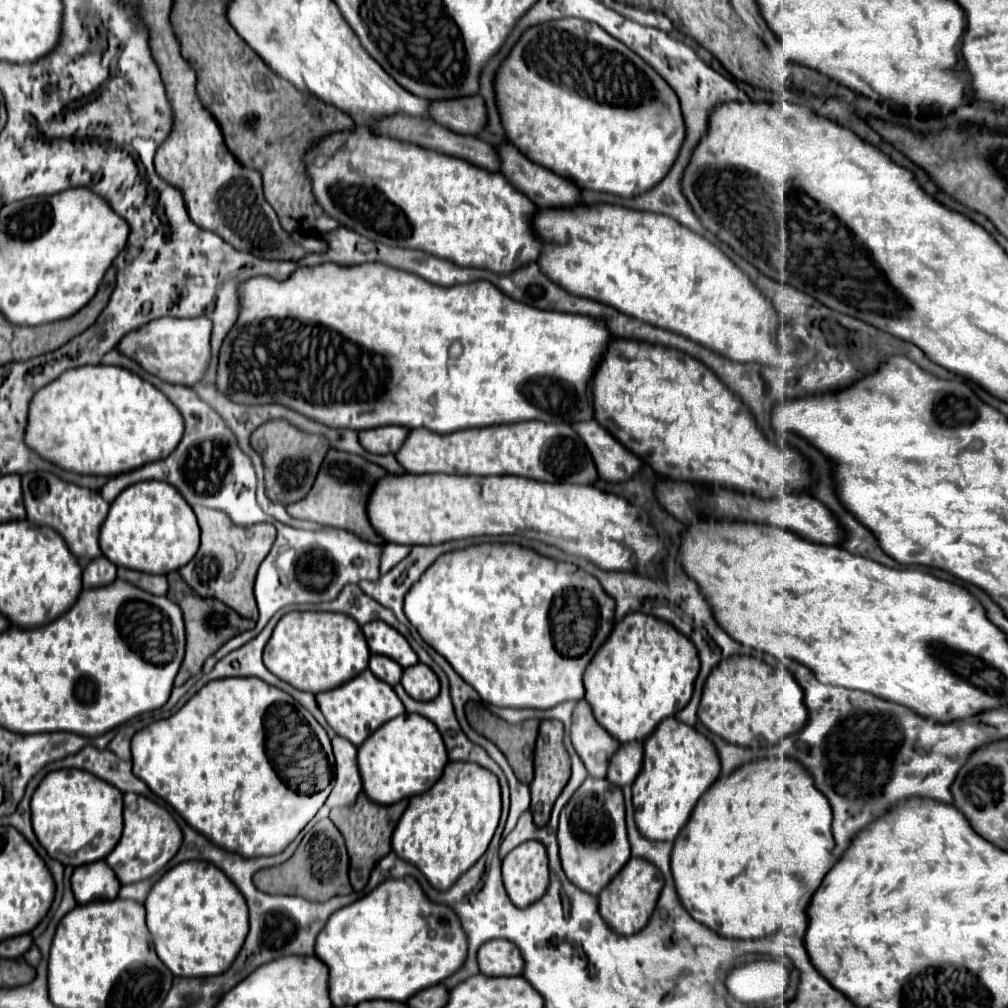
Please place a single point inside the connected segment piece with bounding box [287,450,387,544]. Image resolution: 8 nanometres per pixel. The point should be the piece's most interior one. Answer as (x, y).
(338, 497)

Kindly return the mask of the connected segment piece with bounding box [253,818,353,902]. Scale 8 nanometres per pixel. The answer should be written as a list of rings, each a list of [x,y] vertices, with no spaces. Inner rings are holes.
[[[325,818],[325,820],[319,820],[303,836],[295,854],[287,862],[273,866],[273,868],[259,870],[253,878],[253,882],[259,890],[263,890],[267,894],[291,894],[291,896],[295,894],[295,896],[301,896],[305,900],[325,902],[333,896],[353,892],[347,872],[349,872],[349,856],[345,850],[343,836],[337,830],[337,826],[329,818]],[[269,870],[275,870],[275,878],[269,878]]]

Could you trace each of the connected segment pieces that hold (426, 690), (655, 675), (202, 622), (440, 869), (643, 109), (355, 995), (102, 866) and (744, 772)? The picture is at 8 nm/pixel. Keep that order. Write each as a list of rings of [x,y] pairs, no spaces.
[[[421,662],[403,670],[401,684],[411,698],[421,702],[429,702],[431,698],[435,698],[435,694],[439,694],[439,680],[435,672]]]
[[[631,612],[613,626],[609,638],[603,642],[603,646],[597,650],[595,658],[587,666],[587,672],[583,674],[585,700],[591,704],[597,722],[619,742],[645,740],[663,718],[675,716],[679,710],[683,710],[683,706],[691,698],[697,674],[699,674],[697,648],[687,636],[683,636],[665,620],[659,620],[643,612]]]
[[[171,572],[167,574],[167,580],[169,580],[169,592],[167,596],[177,602],[185,614],[185,628],[187,628],[187,652],[185,652],[185,660],[183,660],[183,666],[175,678],[175,686],[183,686],[191,676],[195,676],[203,662],[215,654],[227,640],[231,640],[233,636],[245,632],[245,630],[251,630],[255,626],[253,620],[247,620],[243,616],[239,616],[235,610],[231,610],[229,606],[225,606],[223,602],[215,600],[215,598],[201,598],[199,594],[195,594],[185,582],[183,578],[179,576],[179,572]]]
[[[449,762],[443,776],[423,794],[411,796],[395,832],[393,850],[399,858],[415,864],[437,890],[447,890],[463,872],[467,872],[487,850],[501,816],[501,792],[495,774],[475,762]]]
[[[561,18],[561,20],[543,22],[539,26],[527,28],[521,34],[521,38],[513,44],[507,58],[501,62],[501,66],[495,74],[495,80],[493,80],[493,90],[495,90],[495,102],[497,102],[499,116],[501,116],[501,124],[503,124],[503,130],[505,130],[505,136],[509,138],[509,142],[515,144],[529,160],[553,170],[555,174],[567,178],[569,182],[575,182],[577,188],[611,192],[611,194],[619,194],[623,198],[639,196],[639,194],[651,190],[651,186],[655,186],[655,182],[659,182],[659,178],[663,178],[663,174],[667,174],[667,170],[671,168],[671,162],[675,162],[677,152],[685,138],[685,122],[681,116],[681,106],[679,106],[677,94],[669,88],[669,84],[663,78],[659,78],[659,74],[655,74],[655,70],[651,66],[647,66],[647,62],[643,62],[643,58],[639,58],[635,52],[631,52],[627,46],[623,46],[623,42],[609,36],[601,26],[595,26],[593,22],[587,22],[587,20]]]
[[[413,876],[381,882],[367,896],[337,910],[321,930],[315,954],[329,966],[329,994],[333,1006],[353,1006],[365,1000],[407,1002],[413,994],[455,974],[467,958],[467,934],[455,910],[431,902]]]
[[[105,860],[85,864],[75,868],[71,876],[71,888],[79,904],[87,904],[93,900],[113,900],[119,894],[119,880],[115,872],[107,866]]]
[[[759,758],[753,762],[747,762],[739,768],[735,768],[729,776],[721,776],[717,778],[709,790],[699,798],[699,802],[695,804],[689,822],[683,826],[683,830],[679,832],[679,838],[675,838],[673,842],[673,852],[671,852],[671,870],[673,870],[673,878],[675,878],[675,886],[677,886],[677,894],[681,898],[681,904],[687,908],[687,912],[701,924],[705,924],[707,928],[715,930],[717,934],[725,936],[725,938],[739,938],[739,940],[753,940],[753,938],[763,938],[773,934],[775,930],[781,928],[781,920],[783,920],[783,912],[785,908],[799,900],[799,896],[805,890],[805,884],[813,884],[817,880],[821,880],[825,876],[827,870],[827,862],[833,850],[833,836],[831,836],[831,806],[829,800],[815,788],[813,784],[813,776],[807,772],[807,768],[799,762],[795,762],[793,758]]]

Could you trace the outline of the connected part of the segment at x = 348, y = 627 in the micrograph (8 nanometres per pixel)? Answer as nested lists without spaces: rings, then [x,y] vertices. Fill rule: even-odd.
[[[289,612],[285,614],[263,652],[263,662],[267,668],[281,680],[291,686],[319,694],[323,690],[331,690],[361,674],[367,668],[371,652],[367,650],[367,642],[359,624],[342,613],[332,612]]]

